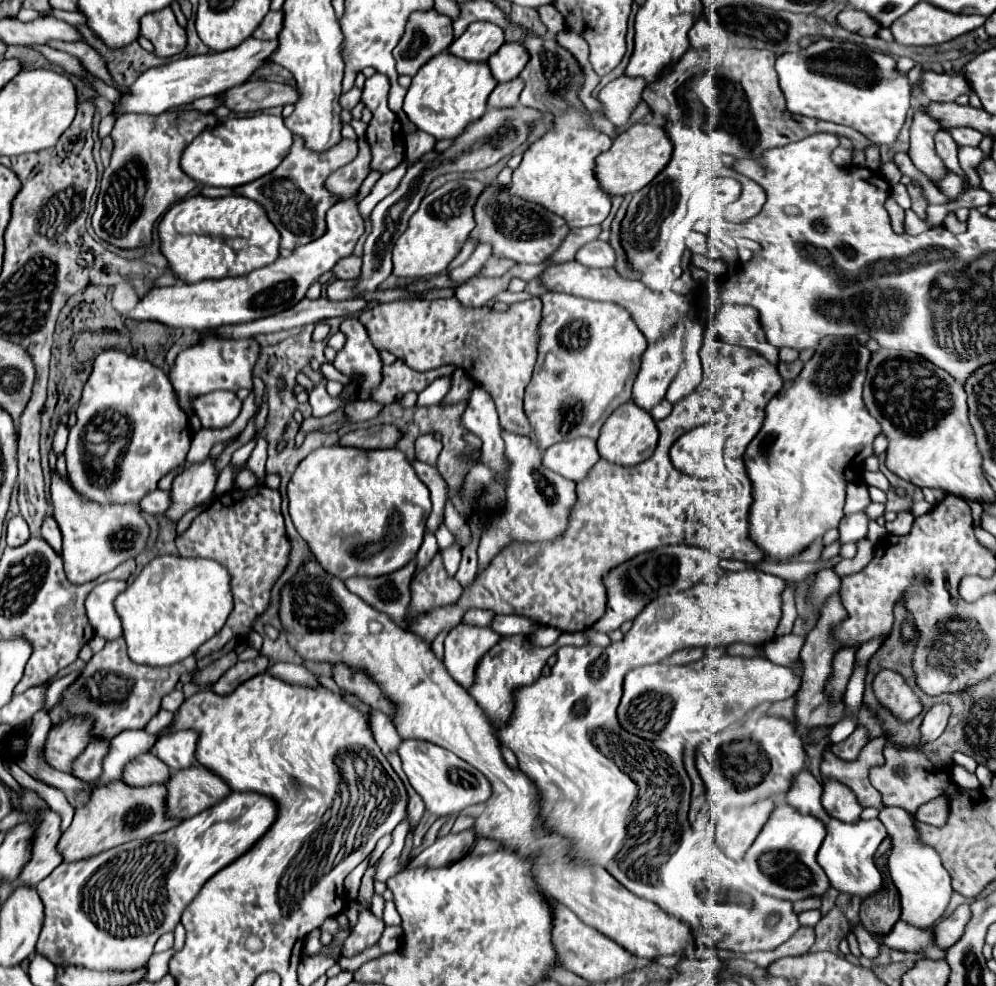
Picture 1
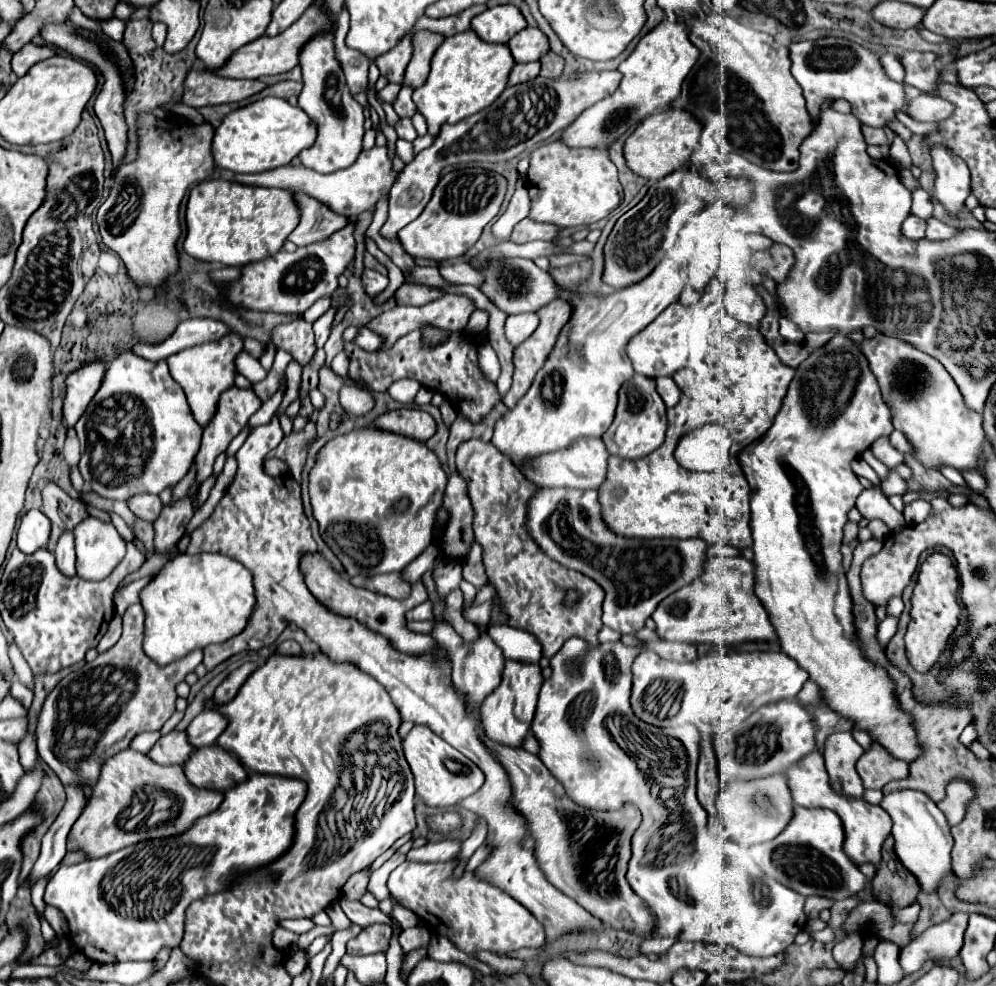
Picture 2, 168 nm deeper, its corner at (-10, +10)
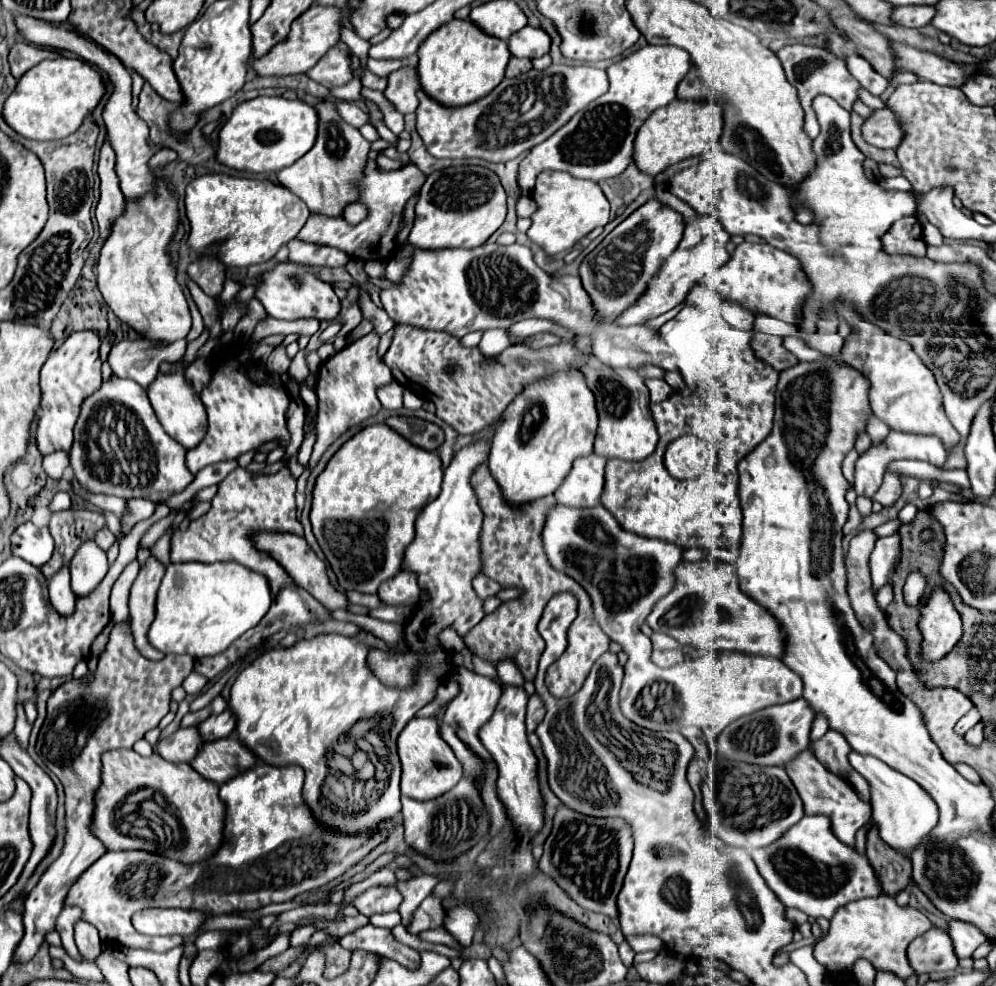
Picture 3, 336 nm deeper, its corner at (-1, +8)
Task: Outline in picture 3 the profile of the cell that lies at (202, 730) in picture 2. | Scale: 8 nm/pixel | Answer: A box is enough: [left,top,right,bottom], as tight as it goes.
[199,709,237,741]

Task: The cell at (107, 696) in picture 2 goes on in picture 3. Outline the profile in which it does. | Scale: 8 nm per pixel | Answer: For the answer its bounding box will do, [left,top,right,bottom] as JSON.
[13,623,195,963]

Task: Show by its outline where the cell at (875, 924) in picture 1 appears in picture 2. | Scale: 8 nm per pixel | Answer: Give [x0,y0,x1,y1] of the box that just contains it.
[872,837,920,909]

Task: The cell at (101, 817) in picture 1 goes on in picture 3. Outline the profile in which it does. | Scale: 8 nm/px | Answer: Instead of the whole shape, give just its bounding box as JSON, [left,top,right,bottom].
[93,749,227,865]

